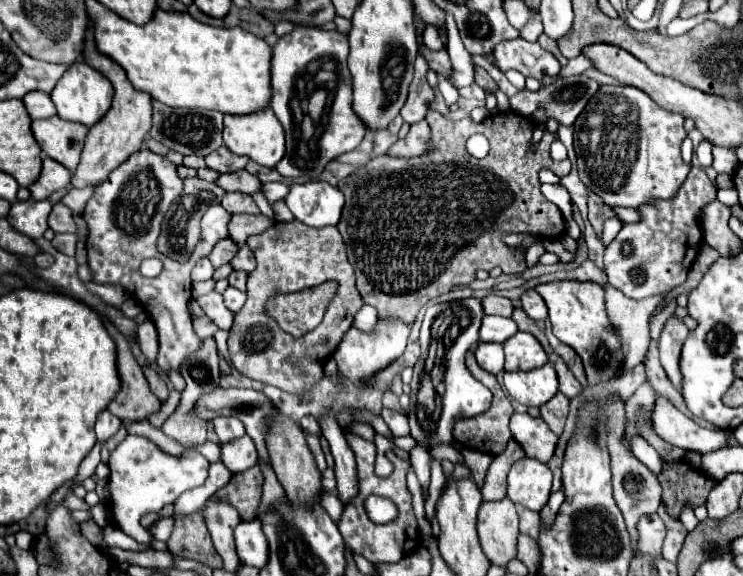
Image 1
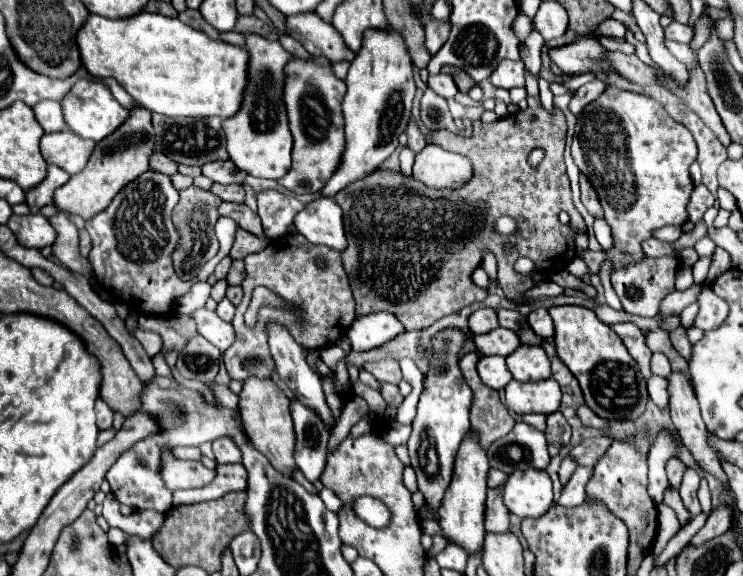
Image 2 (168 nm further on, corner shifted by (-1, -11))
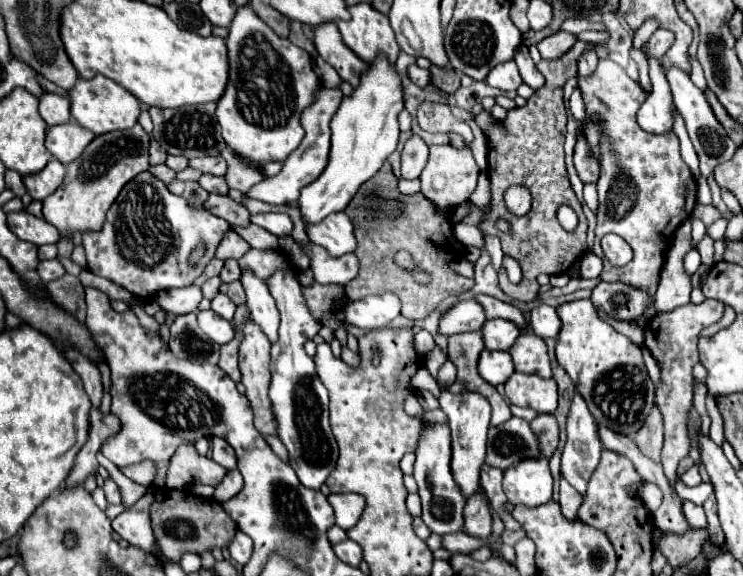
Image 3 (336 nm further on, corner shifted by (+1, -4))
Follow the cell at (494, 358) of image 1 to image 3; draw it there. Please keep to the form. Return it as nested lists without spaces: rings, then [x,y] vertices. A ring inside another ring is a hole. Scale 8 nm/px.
[[[483,349],[481,357],[479,357],[479,375],[487,383],[491,383],[491,385],[505,383],[513,371],[515,369],[513,369],[513,363],[511,363],[511,357],[507,351]]]

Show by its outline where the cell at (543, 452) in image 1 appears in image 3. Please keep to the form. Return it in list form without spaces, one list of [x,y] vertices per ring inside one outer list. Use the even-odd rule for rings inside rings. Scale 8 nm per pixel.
[[[511,417],[507,423],[489,429],[485,459],[487,465],[507,469],[513,463],[535,457],[541,457],[539,441],[527,421]]]

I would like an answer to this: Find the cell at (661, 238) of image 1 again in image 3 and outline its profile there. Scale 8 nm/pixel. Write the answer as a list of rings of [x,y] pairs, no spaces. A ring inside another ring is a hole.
[[[601,281],[591,295],[591,301],[595,309],[605,309],[617,319],[633,321],[635,317],[643,315],[645,309],[651,305],[651,295],[645,289],[639,289],[635,285],[623,283],[623,281]]]

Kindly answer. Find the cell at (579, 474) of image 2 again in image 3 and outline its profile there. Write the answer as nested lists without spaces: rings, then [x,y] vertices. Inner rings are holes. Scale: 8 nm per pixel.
[[[575,395],[567,417],[567,443],[561,459],[563,477],[583,495],[601,457],[597,425],[581,395]]]

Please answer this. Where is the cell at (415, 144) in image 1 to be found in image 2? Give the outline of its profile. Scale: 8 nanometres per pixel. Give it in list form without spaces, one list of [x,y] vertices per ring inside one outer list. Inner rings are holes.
[[[425,146],[415,156],[413,176],[429,188],[457,190],[473,178],[473,164],[469,158],[447,152],[441,146]]]

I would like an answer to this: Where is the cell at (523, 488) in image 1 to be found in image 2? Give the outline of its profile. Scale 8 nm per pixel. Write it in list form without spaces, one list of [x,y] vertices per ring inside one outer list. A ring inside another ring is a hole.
[[[527,468],[525,472],[513,472],[503,486],[503,502],[509,508],[511,514],[519,518],[537,518],[549,510],[553,504],[553,492],[551,492],[551,478],[545,470]]]

